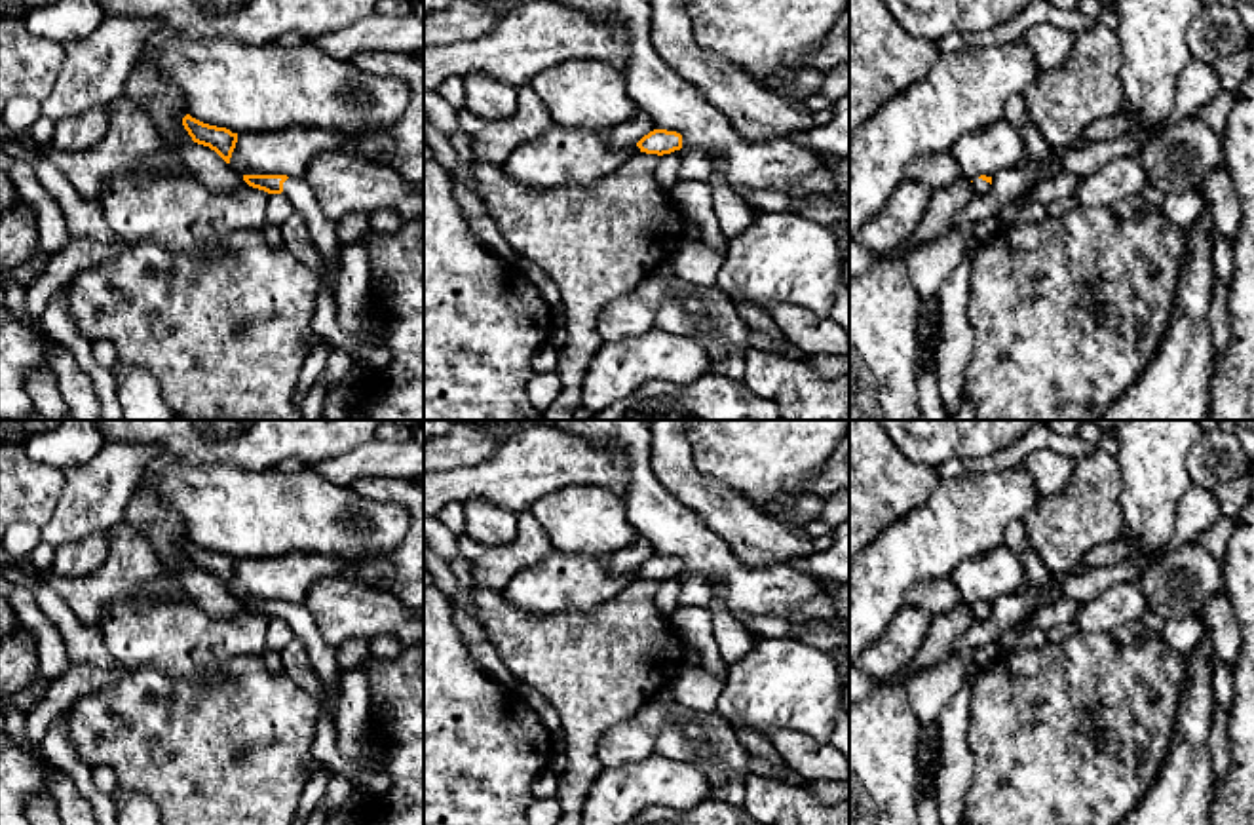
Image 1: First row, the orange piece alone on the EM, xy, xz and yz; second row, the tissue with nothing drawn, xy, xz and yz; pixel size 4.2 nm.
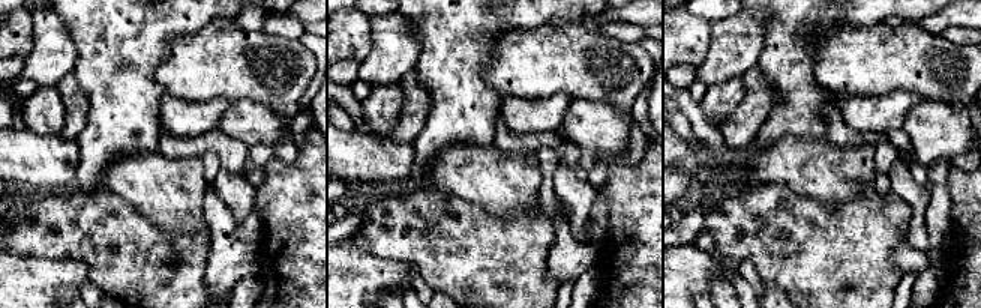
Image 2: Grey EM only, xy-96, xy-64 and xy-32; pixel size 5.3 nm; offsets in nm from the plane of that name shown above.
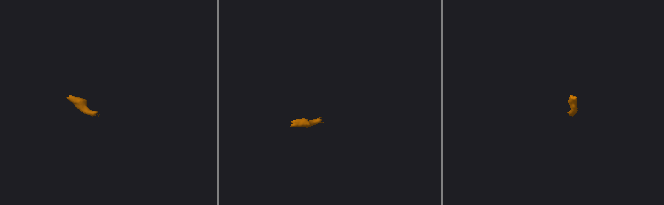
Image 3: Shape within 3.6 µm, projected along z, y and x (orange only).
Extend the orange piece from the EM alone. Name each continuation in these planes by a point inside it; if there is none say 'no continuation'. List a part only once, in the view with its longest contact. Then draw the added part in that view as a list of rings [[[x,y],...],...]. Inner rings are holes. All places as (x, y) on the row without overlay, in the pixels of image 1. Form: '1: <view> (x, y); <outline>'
1: xy (323, 660); [[[289,603],[283,608],[283,620],[291,625],[294,637],[304,643],[310,663],[325,688],[323,707],[332,719],[338,703],[338,682],[342,675],[342,667],[336,660],[336,648],[323,641],[317,624],[302,603]]]

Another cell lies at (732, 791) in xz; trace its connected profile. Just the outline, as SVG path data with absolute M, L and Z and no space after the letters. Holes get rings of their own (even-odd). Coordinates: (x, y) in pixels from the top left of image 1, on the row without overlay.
M732 777L720 787L711 789L711 796L724 800L732 806L743 806L745 804L745 783L747 783L747 777Z

